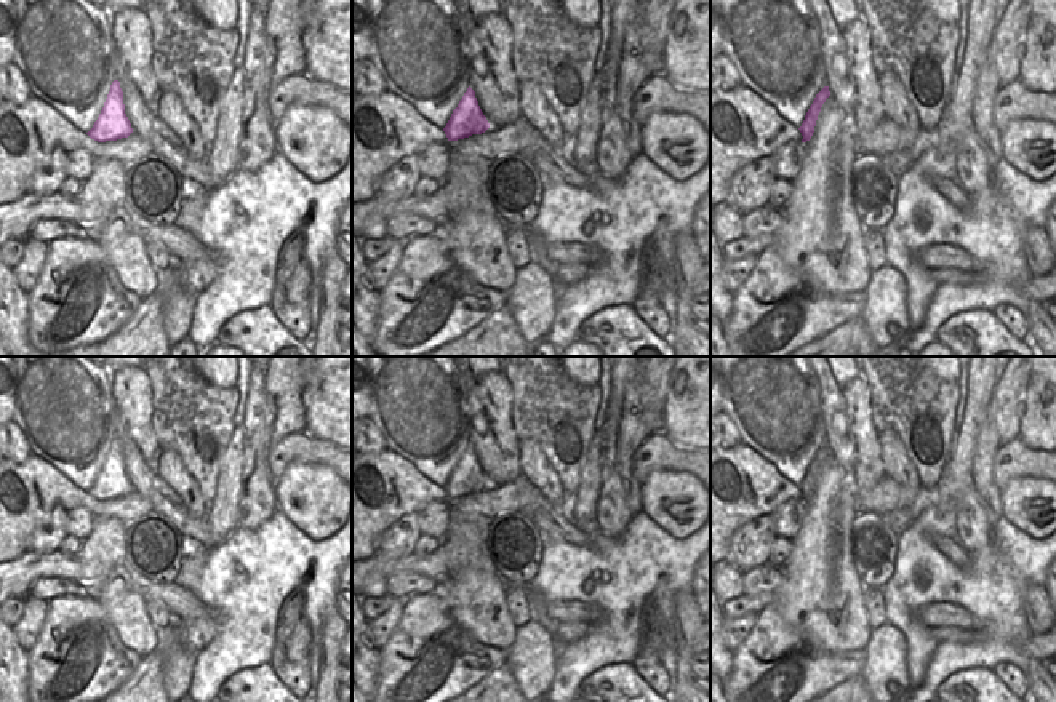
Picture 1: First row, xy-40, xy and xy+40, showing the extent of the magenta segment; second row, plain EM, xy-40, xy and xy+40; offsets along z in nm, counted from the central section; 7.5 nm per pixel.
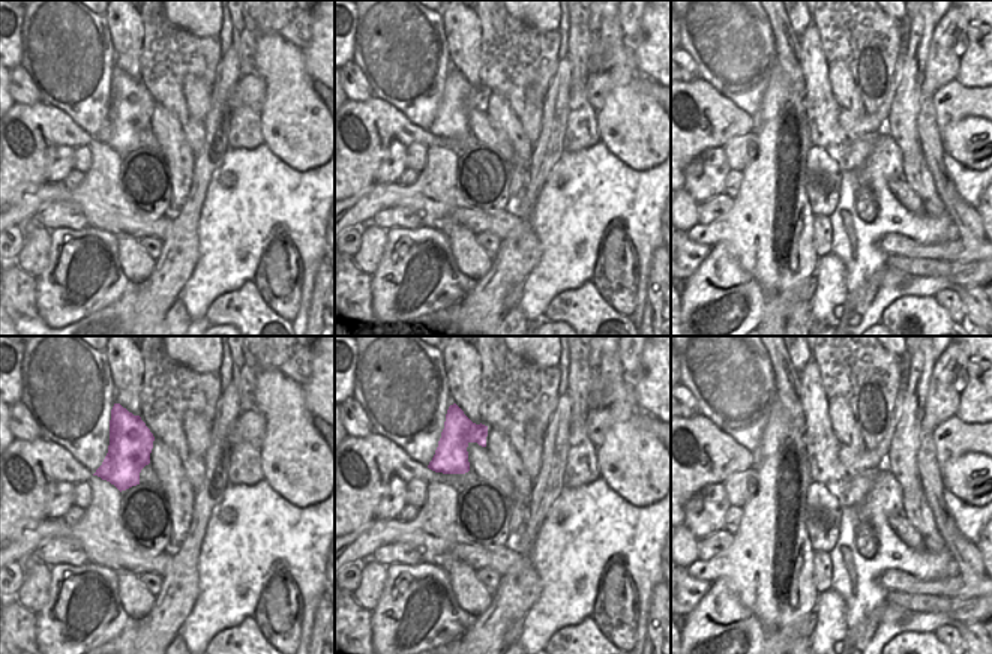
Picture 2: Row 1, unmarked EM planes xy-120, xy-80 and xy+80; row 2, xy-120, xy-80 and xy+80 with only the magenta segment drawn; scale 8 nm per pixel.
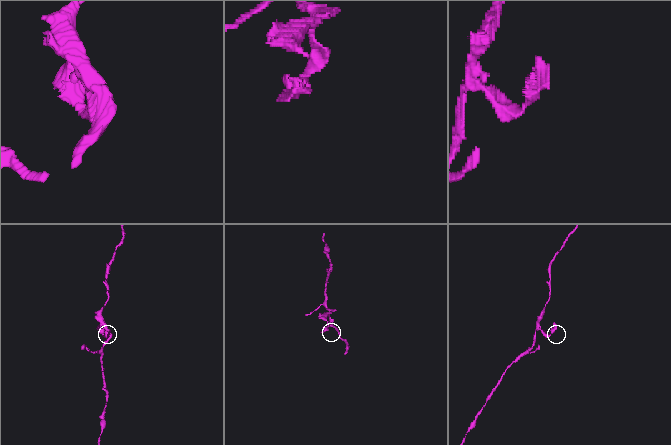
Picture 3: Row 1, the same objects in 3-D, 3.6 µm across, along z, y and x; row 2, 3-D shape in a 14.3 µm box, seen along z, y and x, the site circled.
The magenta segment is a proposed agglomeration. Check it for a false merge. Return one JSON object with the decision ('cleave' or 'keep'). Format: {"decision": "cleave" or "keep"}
{"decision": "cleave"}

